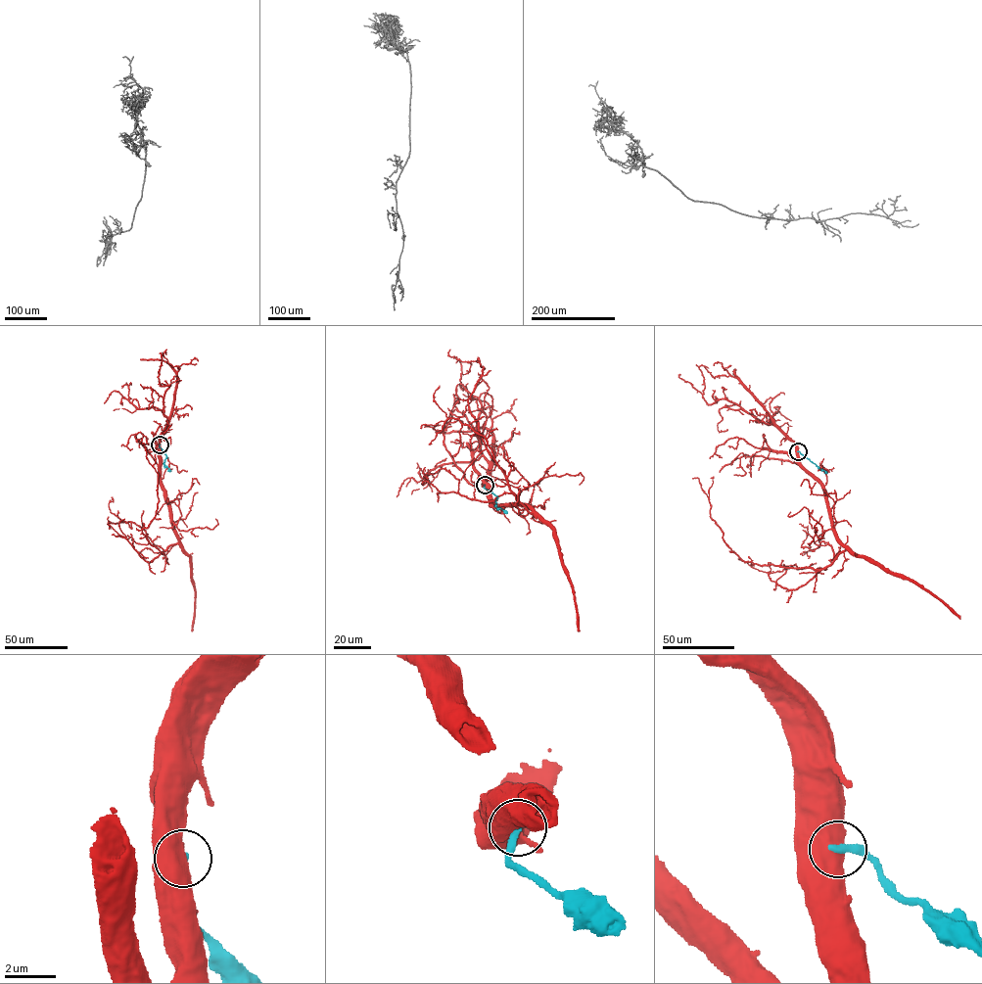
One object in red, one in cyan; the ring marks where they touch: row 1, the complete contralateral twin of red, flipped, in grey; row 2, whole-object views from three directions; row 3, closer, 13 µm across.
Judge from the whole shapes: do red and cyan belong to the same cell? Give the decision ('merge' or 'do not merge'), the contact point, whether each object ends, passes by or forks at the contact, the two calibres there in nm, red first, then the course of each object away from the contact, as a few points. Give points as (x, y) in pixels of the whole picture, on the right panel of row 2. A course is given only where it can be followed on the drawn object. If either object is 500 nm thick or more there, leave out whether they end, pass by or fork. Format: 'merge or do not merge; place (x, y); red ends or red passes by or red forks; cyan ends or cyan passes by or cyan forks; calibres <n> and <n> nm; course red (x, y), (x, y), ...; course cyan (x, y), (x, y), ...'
do not merge; place (798, 451); calibres 800 and 320 nm; course red (797, 451), (821, 485), (836, 538), (846, 546), (821, 569), (741, 560), (710, 516), (698, 479), (692, 479); course cyan (798, 451), (827, 473)

